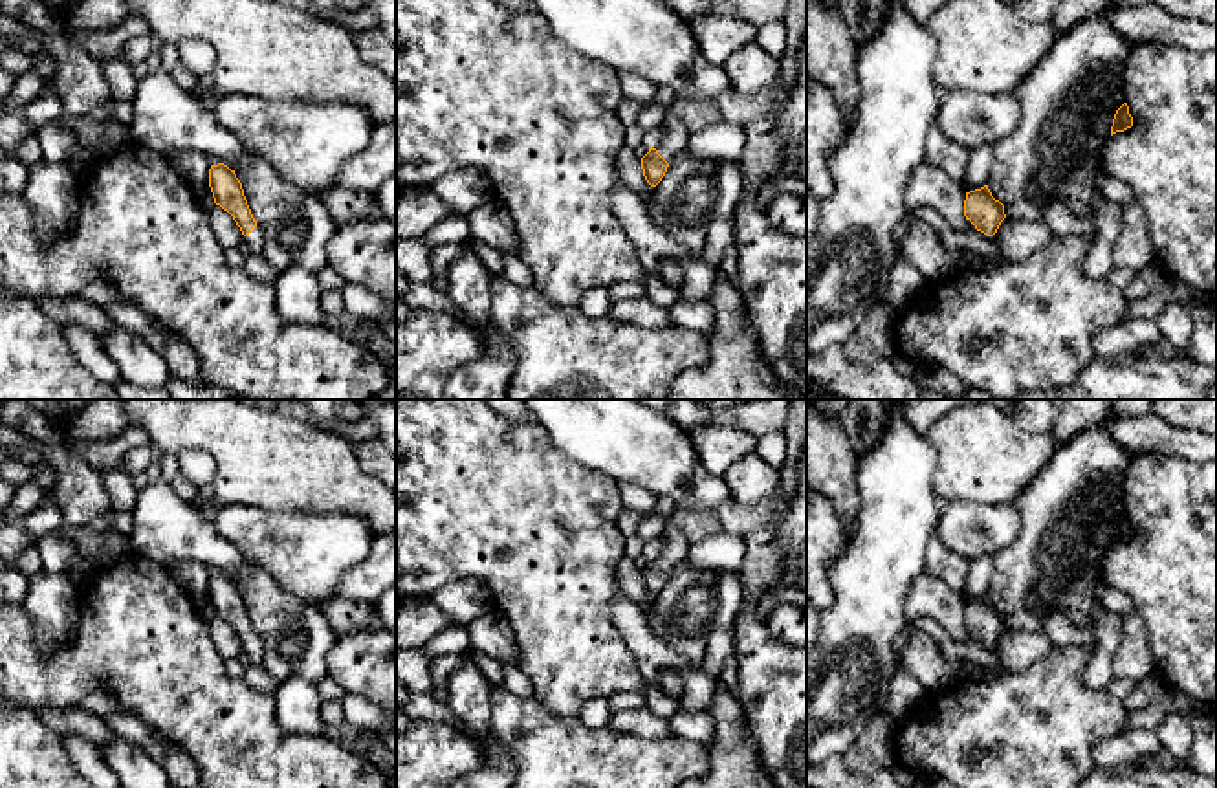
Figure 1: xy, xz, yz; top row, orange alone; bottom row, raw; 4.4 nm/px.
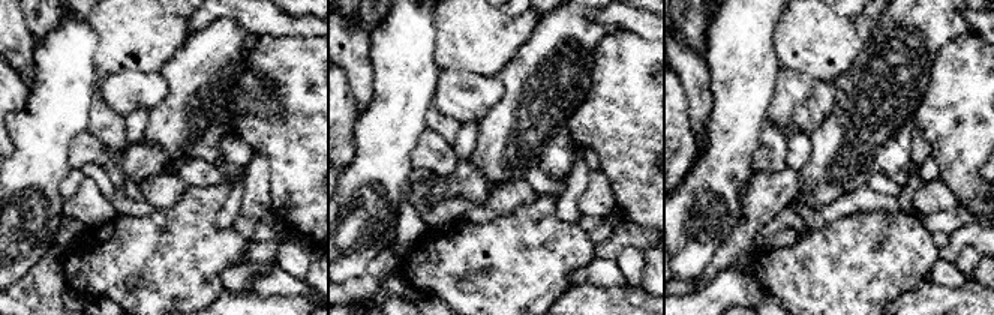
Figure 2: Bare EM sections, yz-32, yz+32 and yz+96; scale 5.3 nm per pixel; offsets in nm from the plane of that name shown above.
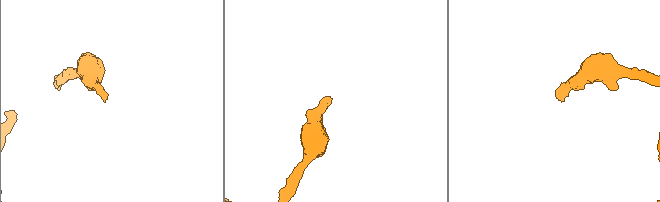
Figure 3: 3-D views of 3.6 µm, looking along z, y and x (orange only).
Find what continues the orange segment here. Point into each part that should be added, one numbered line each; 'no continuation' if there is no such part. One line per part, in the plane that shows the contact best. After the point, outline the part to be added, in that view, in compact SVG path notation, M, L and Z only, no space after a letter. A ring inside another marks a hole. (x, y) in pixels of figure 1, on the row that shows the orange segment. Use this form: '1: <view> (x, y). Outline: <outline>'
1: xy (253, 240). Outline: M258 225L253 227L249 235L244 236L244 242L247 244L253 255L260 255L264 242L262 242L262 231L258 229Z

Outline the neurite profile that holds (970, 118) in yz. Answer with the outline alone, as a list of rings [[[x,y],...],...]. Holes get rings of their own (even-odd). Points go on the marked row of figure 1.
[[[953,90],[940,93],[937,125],[942,134],[968,152],[981,145],[995,147],[1021,121],[1014,93]]]

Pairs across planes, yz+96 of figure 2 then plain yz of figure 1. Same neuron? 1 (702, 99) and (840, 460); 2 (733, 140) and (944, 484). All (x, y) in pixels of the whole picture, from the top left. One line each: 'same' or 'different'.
1: same
2: different

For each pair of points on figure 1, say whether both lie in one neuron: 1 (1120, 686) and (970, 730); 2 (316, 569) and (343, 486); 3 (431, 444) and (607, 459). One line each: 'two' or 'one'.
1: two
2: two
3: two

